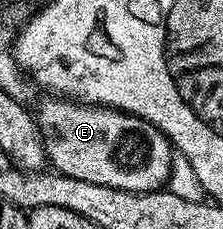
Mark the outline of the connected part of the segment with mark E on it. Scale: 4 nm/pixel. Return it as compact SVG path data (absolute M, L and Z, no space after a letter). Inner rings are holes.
M44 98L35 121L40 128L47 163L63 176L78 178L82 182L94 182L98 186L110 186L127 192L155 192L168 182L174 149L171 143L150 122L141 116L131 116L116 108L102 108L67 98Z

